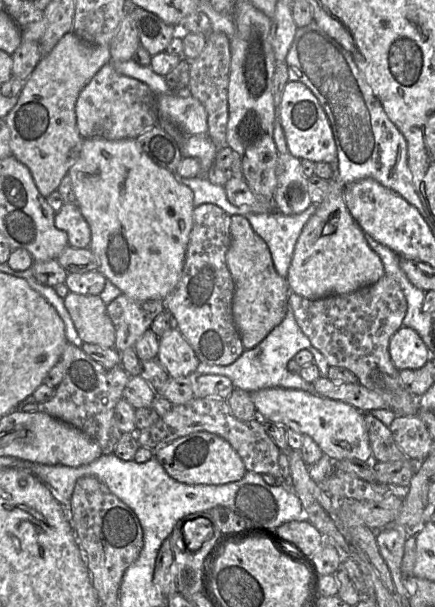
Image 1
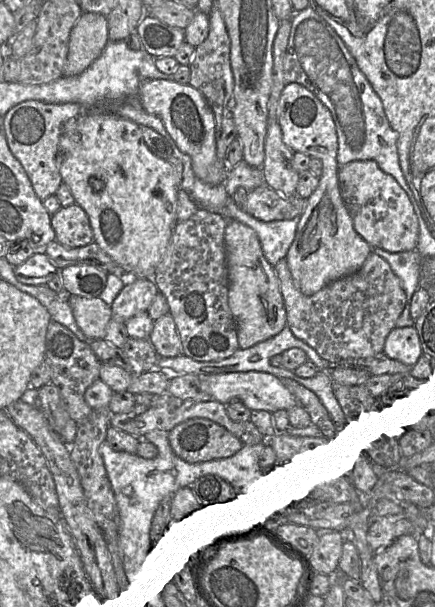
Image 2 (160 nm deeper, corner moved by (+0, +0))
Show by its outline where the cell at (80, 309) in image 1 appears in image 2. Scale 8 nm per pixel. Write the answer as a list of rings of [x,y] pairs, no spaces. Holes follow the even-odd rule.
[[[69,297],[73,316],[82,332],[92,340],[103,340],[106,329],[114,317],[112,309],[101,298]]]

